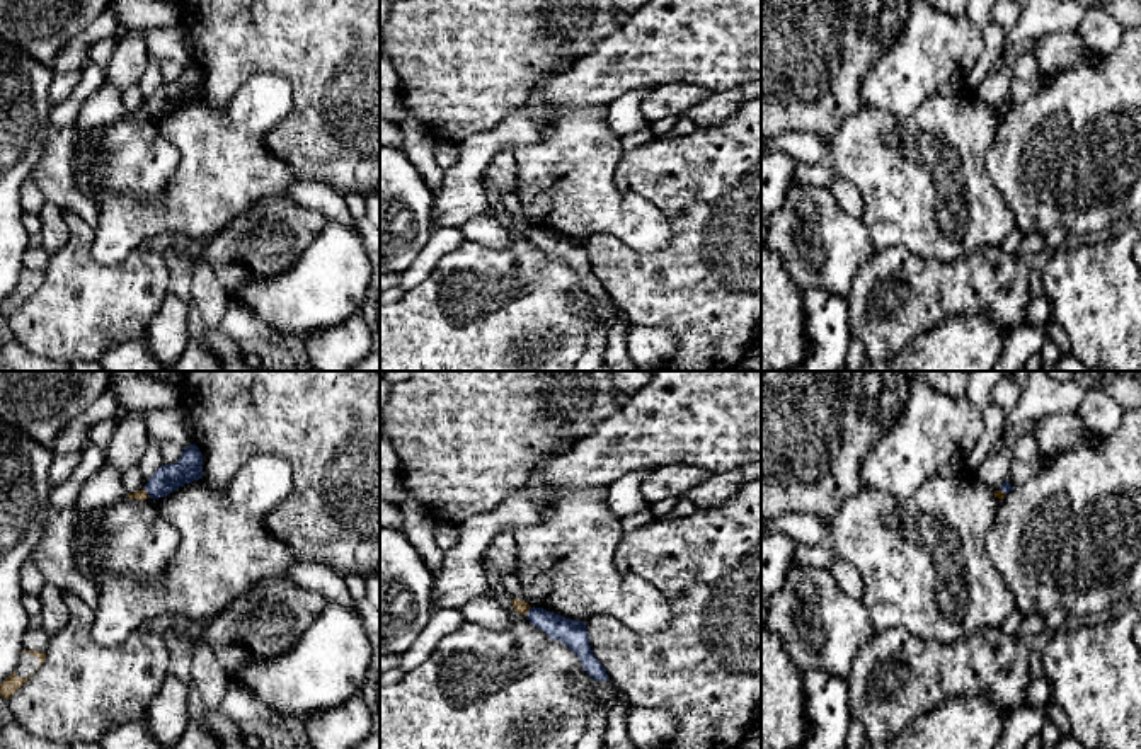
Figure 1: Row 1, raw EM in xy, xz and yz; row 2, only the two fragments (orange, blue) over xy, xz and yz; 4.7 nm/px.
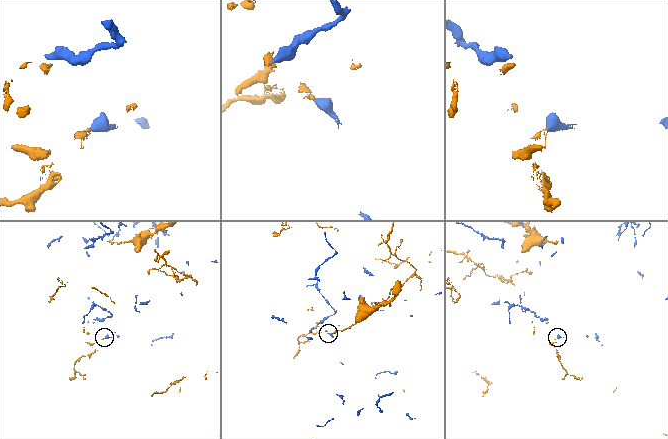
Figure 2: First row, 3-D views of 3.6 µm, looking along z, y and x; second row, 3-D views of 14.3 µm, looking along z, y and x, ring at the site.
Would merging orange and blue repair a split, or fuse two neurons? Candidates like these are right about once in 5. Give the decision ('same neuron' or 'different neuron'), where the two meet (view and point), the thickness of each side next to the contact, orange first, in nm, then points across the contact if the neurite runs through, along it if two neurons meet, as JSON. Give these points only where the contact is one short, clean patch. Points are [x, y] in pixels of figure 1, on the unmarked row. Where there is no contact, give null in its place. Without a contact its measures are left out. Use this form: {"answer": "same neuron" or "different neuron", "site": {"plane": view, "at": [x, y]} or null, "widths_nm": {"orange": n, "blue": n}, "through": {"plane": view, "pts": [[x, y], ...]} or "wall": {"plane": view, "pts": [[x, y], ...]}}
{"answer": "different neuron", "site": {"plane": "xz", "at": [528, 228]}, "widths_nm": {"orange": 70, "blue": 130}, "wall": {"plane": "xz", "pts": [[530, 225], [525, 234]]}}

